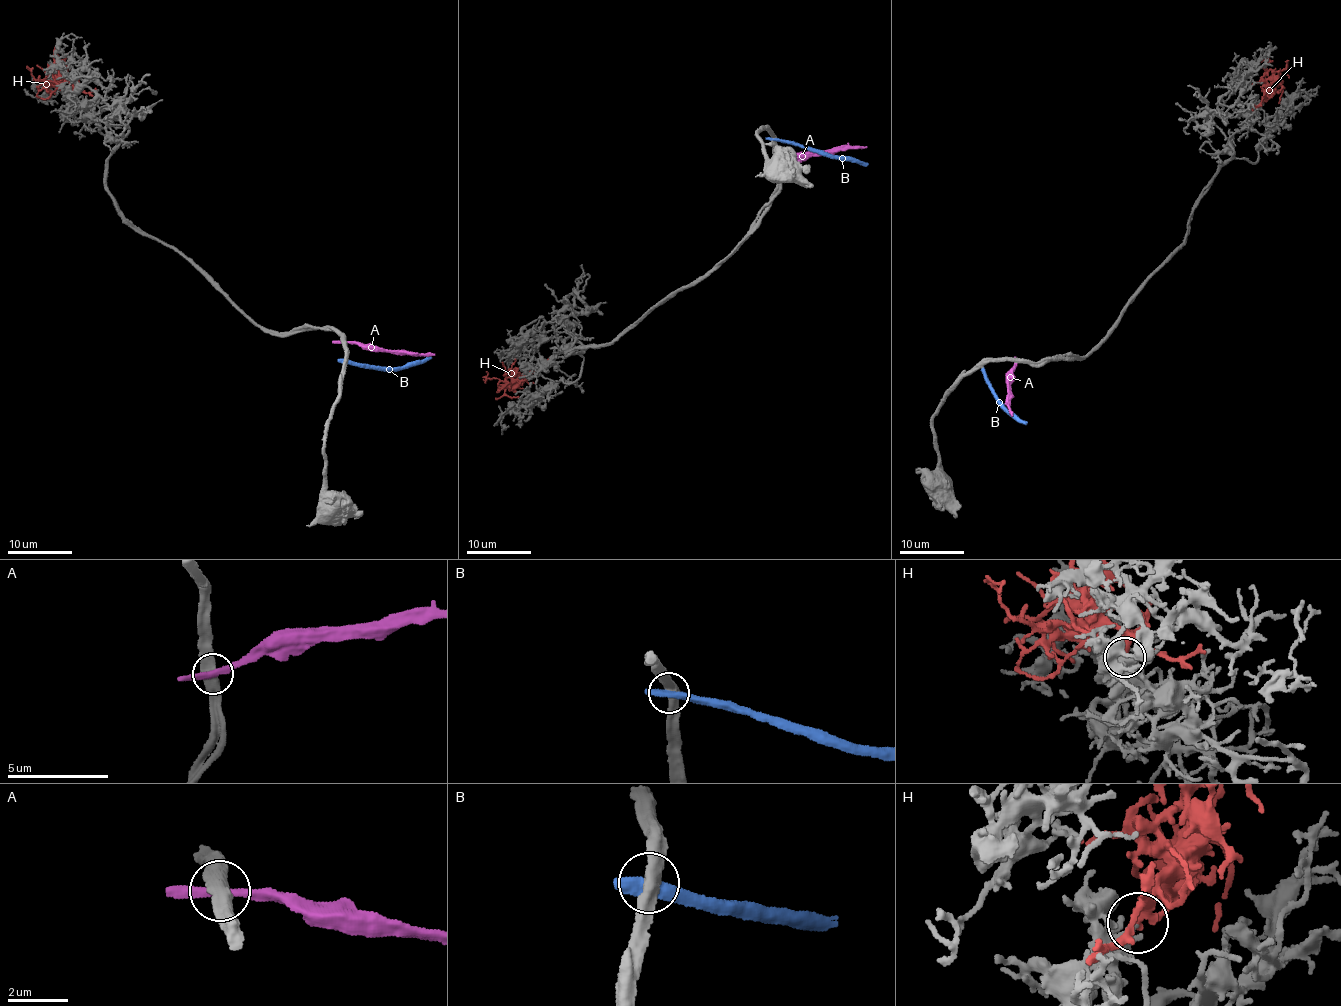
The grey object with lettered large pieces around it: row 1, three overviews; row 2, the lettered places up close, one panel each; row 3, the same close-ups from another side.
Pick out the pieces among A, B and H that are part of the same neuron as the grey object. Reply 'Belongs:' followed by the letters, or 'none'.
Belongs: H

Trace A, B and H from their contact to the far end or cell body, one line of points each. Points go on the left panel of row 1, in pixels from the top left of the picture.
A: (343, 342), (358, 342), (379, 350), (405, 349), (417, 355), (435, 355)
B: (344, 360), (398, 368), (422, 363), (430, 357)
H: (70, 92), (54, 81), (42, 83), (35, 78), (30, 70), (32, 69), (31, 72)

